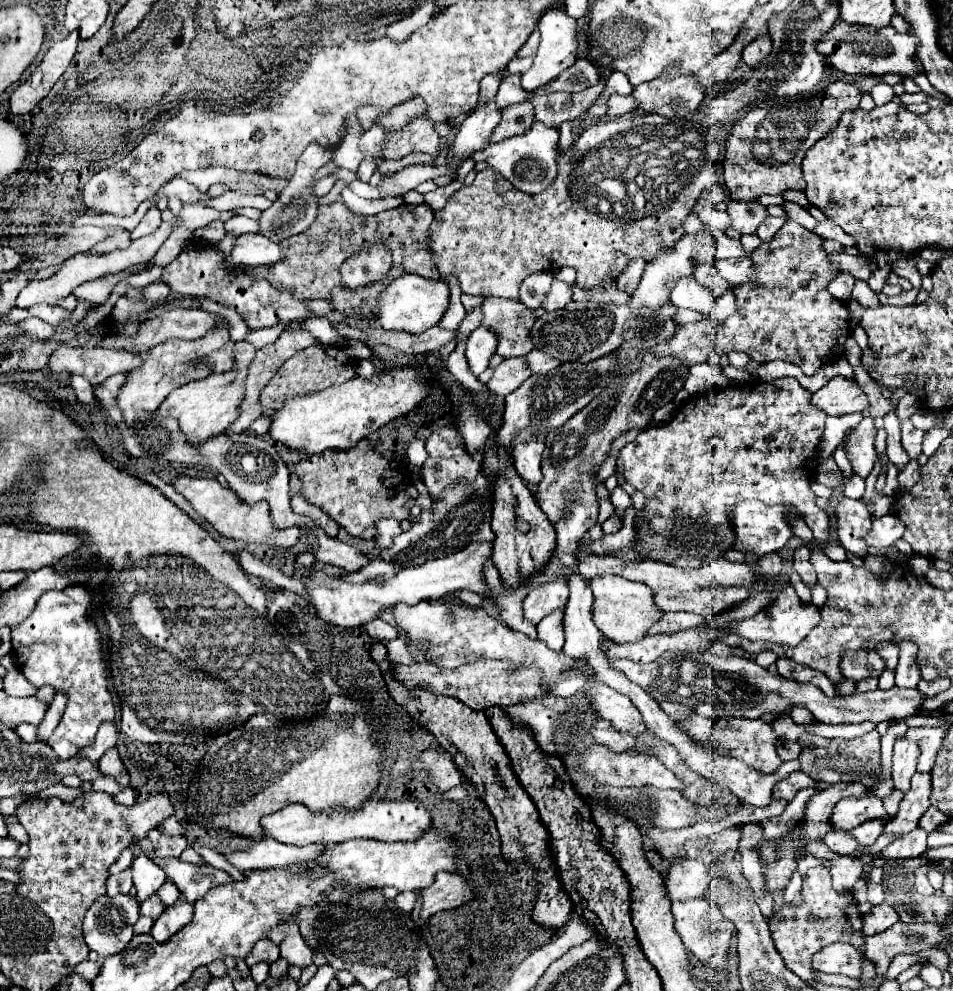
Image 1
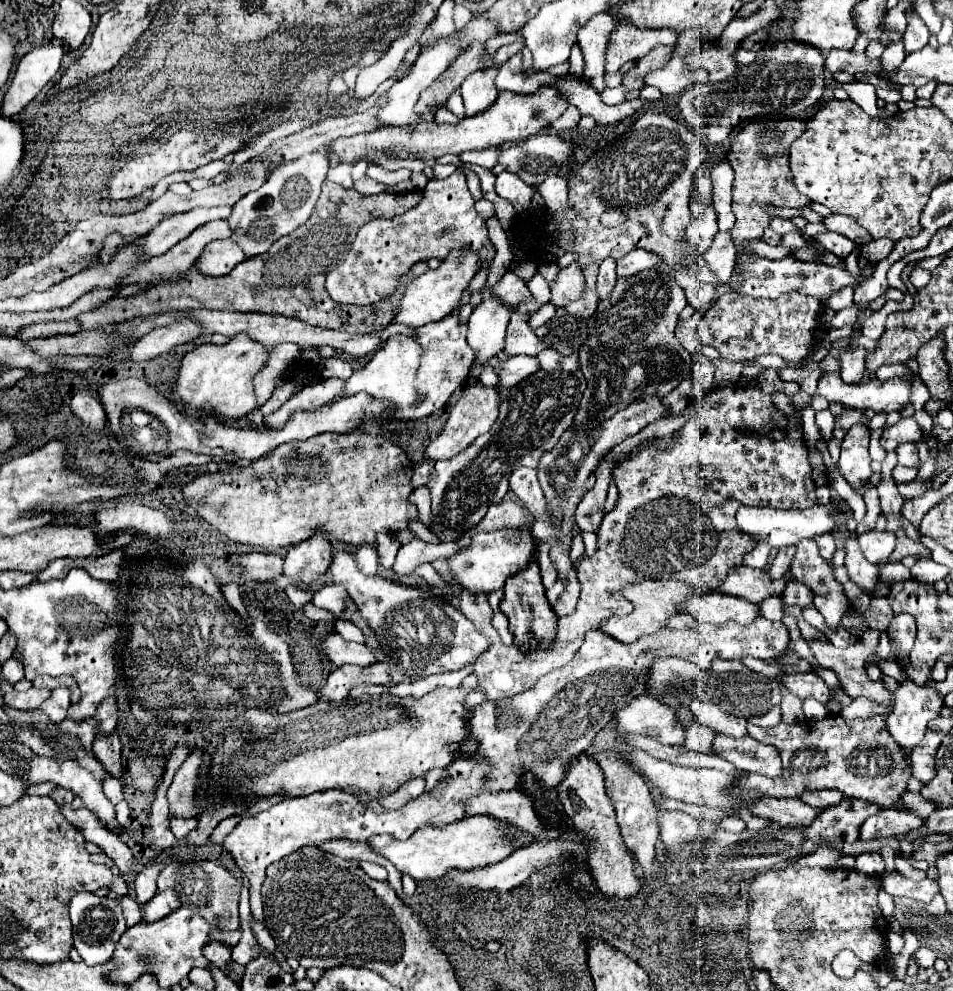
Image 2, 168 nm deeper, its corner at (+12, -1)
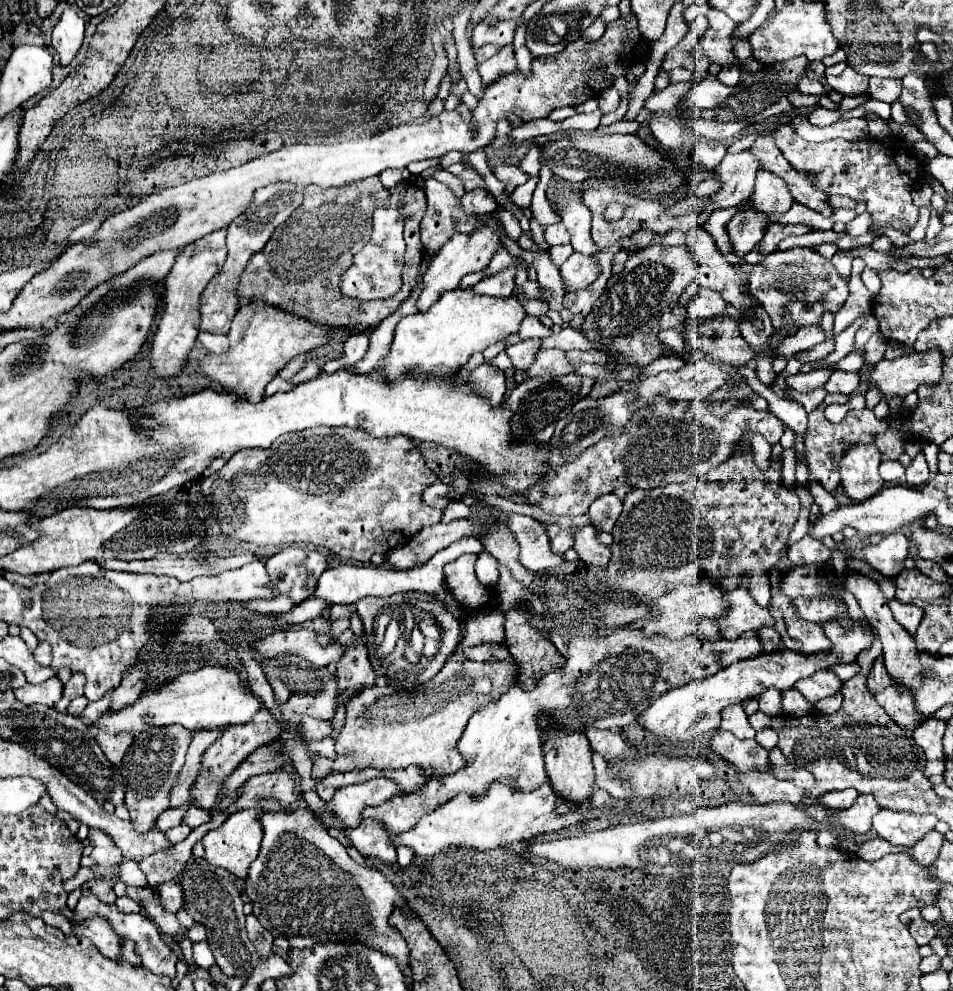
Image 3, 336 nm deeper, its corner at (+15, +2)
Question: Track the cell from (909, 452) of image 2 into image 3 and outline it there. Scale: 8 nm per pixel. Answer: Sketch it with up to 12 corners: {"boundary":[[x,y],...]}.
{"boundary":[[925,456],[913,458],[906,468],[907,485],[919,488],[928,482]]}

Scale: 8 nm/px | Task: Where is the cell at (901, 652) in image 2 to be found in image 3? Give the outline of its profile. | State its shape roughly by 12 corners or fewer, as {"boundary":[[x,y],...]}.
{"boundary":[[889,602],[895,620],[915,634],[923,610],[915,604]]}

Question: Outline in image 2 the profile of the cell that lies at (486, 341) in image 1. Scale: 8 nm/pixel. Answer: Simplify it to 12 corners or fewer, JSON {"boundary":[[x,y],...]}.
{"boundary":[[482,301],[468,321],[474,365],[504,349],[508,309]]}

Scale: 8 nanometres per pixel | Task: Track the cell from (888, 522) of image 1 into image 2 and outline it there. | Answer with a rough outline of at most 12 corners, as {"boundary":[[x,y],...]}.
{"boundary":[[866,531],[858,537],[864,557],[886,561],[896,535]]}

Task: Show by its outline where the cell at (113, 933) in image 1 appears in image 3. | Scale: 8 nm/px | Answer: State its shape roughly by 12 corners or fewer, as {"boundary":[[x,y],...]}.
{"boundary":[[103,918],[73,924],[109,960],[141,966],[135,942],[113,934]]}

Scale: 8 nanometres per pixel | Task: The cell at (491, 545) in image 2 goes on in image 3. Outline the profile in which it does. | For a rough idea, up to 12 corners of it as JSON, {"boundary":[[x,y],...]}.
{"boundary":[[521,514],[507,516],[521,546],[521,564],[549,572],[565,562],[551,552],[541,522]]}

